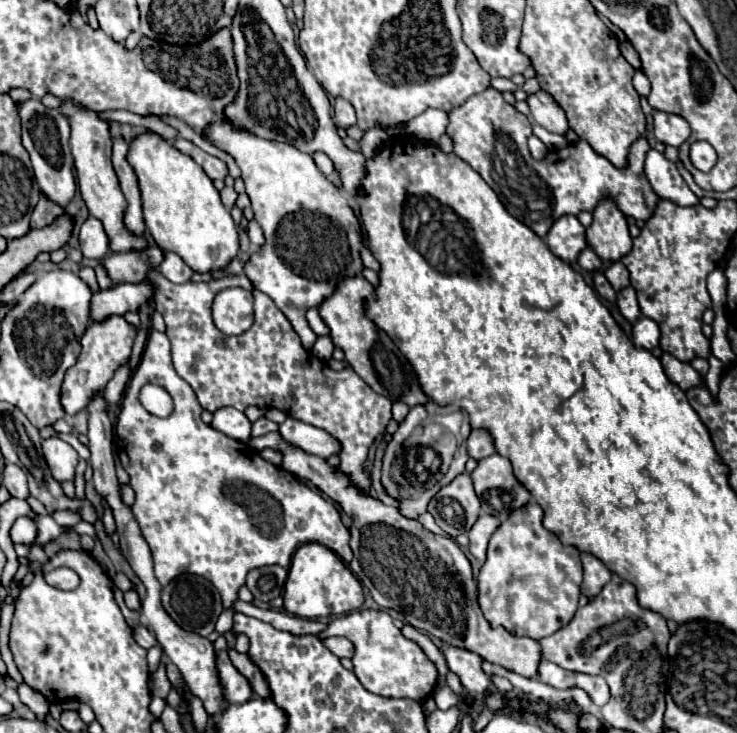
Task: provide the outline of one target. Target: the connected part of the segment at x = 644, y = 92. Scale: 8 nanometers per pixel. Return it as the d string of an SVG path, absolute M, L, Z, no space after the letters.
M637 72L635 76L633 76L633 86L635 86L635 90L641 94L641 96L649 96L649 80L647 80L647 76L643 74L643 72Z

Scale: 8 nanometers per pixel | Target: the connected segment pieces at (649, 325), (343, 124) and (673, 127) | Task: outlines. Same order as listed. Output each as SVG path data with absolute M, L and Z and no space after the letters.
M641 316L635 326L633 326L633 342L635 346L639 348L645 348L645 350L653 350L660 340L660 328L657 326L657 322Z
M337 98L333 110L335 110L335 122L337 122L339 128L347 130L349 126L355 124L355 110L353 110L353 106L347 100Z
M655 112L653 114L655 122L655 136L659 142L669 144L679 148L691 134L691 128L687 126L685 118L679 118L677 114L667 114L667 112Z

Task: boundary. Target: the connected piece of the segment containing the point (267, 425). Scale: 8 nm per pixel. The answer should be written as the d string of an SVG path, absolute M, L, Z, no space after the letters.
M259 418L257 422L253 422L253 430L251 430L251 438L257 438L257 436L265 436L267 432L275 432L279 428L279 424L267 420L267 418Z

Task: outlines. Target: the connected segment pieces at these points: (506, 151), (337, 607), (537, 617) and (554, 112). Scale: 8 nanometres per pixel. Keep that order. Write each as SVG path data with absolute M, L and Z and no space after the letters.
M487 88L475 96L471 96L465 104L461 104L459 108L449 112L449 126L447 126L447 136L453 140L453 152L463 158L475 172L481 174L481 178L495 190L495 194L499 196L499 200L503 202L505 210L513 216L519 218L519 222L523 222L525 226L529 226L537 236L545 238L545 234L549 232L551 224L561 218L563 214L579 214L583 210L593 210L597 206L597 202L605 196L611 196L617 206L621 208L623 214L633 216L635 220L643 220L647 222L647 218L651 218L651 214L655 212L655 206L659 202L659 198L655 194L645 194L645 170L643 170L643 162L645 156L649 152L649 144L645 138L639 138L631 150L629 150L629 166L627 168L615 168L607 158L599 156L597 152L593 152L593 148L585 142L579 140L575 144L569 144L567 148L561 148L557 152L549 152L541 162L533 160L527 148L527 138L531 134L531 124L529 118L521 112L515 110L515 106L507 104L501 96L501 92Z
M309 542L295 550L283 594L283 608L289 614L299 618L331 618L359 610L363 602L365 594L359 580L333 550L319 542Z
M533 498L527 506L513 510L493 532L487 560L477 576L479 606L491 628L503 626L511 634L535 640L569 624L577 610L583 578L579 550L561 544L555 534L543 528L541 518L543 510Z
M539 90L537 94L527 98L527 104L529 104L531 116L537 124L541 124L543 128L547 128L553 134L561 134L561 136L567 134L569 126L567 126L565 112L555 104L555 100L547 92Z

